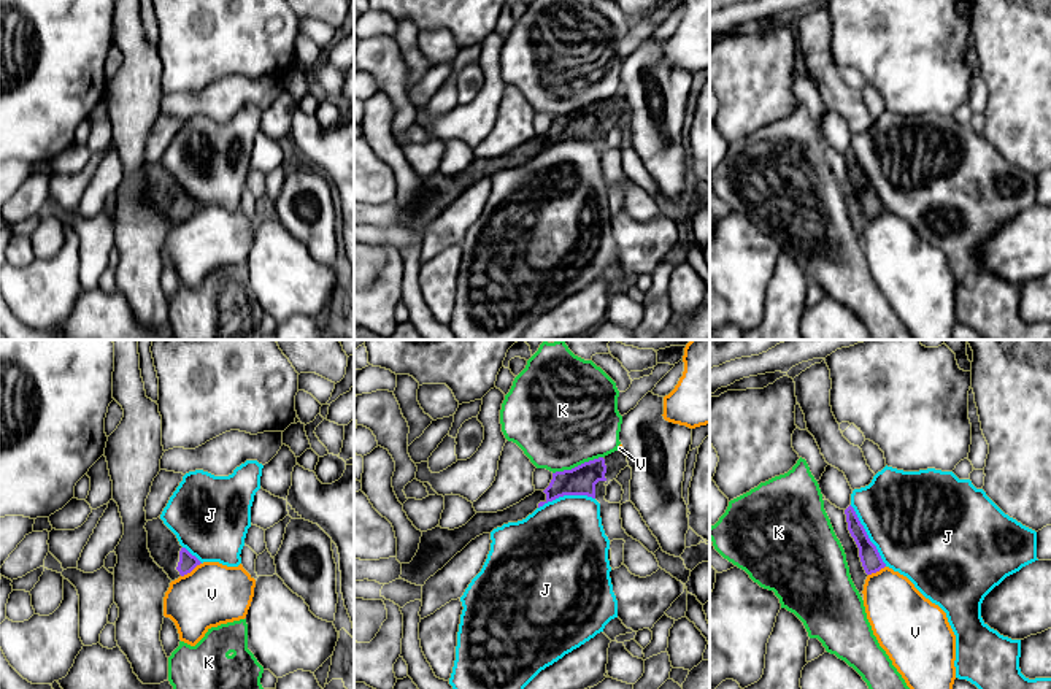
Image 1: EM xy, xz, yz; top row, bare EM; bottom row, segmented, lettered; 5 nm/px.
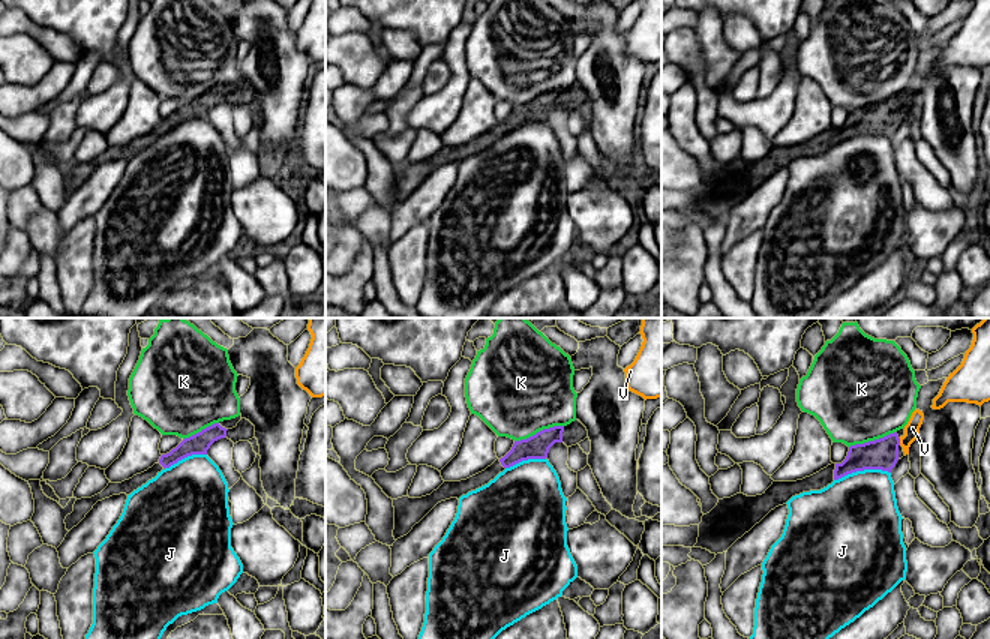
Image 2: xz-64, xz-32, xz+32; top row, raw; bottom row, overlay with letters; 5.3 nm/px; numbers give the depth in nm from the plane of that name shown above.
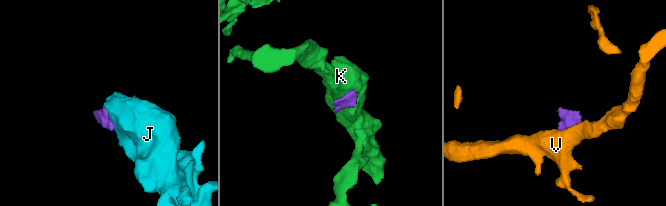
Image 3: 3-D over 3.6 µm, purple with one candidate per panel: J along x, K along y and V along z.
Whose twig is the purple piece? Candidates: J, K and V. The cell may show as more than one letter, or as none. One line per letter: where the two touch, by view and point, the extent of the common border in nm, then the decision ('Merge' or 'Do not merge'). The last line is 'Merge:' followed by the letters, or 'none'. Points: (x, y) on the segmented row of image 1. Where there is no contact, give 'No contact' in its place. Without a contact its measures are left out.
J: Touches purple at yz (867, 535). Shared border 360 nm. Do not merge
K: Touches purple at xz (578, 465). Shared border 280 nm. Do not merge
V: Touches purple at xy (191, 570). Shared border 130 nm. Do not merge
Merge: none

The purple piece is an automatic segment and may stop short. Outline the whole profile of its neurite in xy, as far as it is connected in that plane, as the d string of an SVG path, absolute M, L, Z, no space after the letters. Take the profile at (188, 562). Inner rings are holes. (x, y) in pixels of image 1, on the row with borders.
M160 518L148 521L148 549L154 562L168 575L171 581L191 573L202 562L183 548L176 535Z

